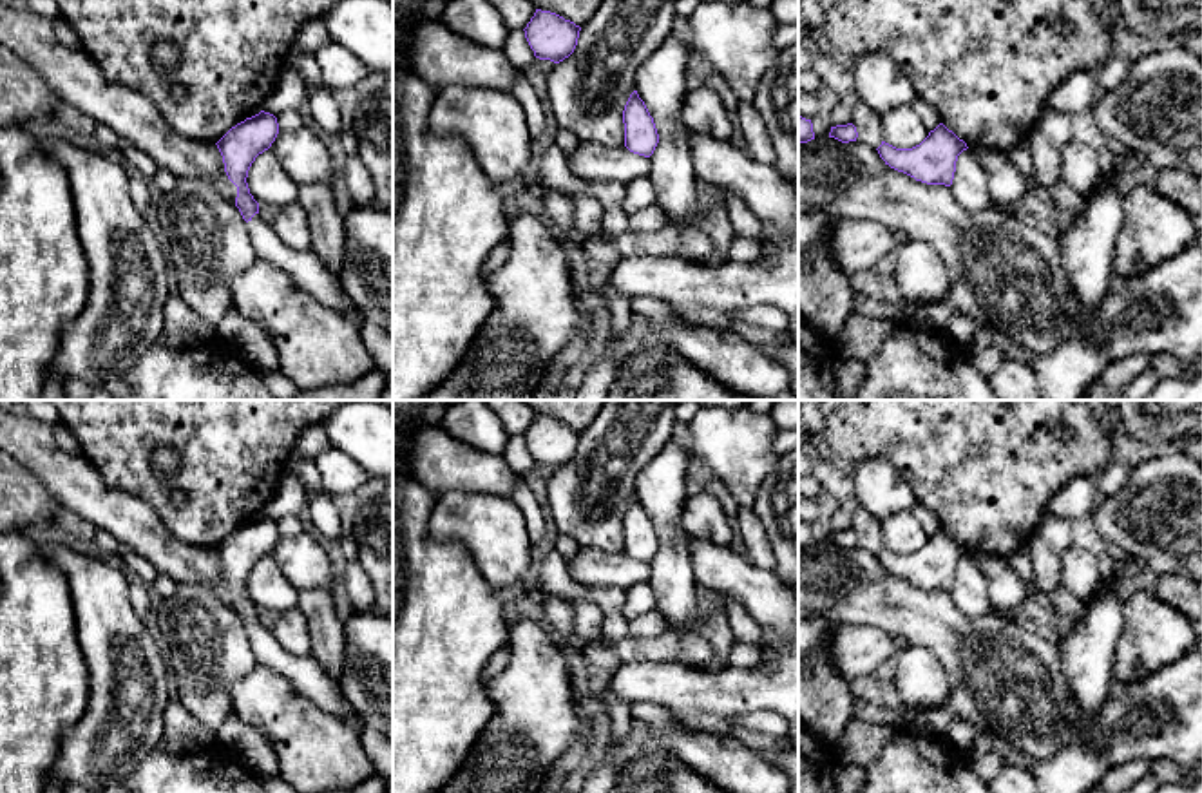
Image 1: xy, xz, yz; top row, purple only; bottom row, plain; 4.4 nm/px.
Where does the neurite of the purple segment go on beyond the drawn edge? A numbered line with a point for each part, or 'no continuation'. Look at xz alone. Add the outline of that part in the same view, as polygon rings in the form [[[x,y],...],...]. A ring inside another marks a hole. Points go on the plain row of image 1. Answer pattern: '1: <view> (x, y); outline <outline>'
no continuation

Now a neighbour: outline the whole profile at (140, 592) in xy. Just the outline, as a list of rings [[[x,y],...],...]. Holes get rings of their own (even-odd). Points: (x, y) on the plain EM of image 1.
[[[138,576],[129,581],[130,605],[134,612],[145,619],[152,621],[152,603],[150,603],[150,587],[143,583]]]

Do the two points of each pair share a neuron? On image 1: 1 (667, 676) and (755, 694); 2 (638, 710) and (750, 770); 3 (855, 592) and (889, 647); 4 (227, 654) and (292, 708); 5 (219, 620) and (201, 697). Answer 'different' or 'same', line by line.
1: same
2: same
3: different
4: different
5: same

